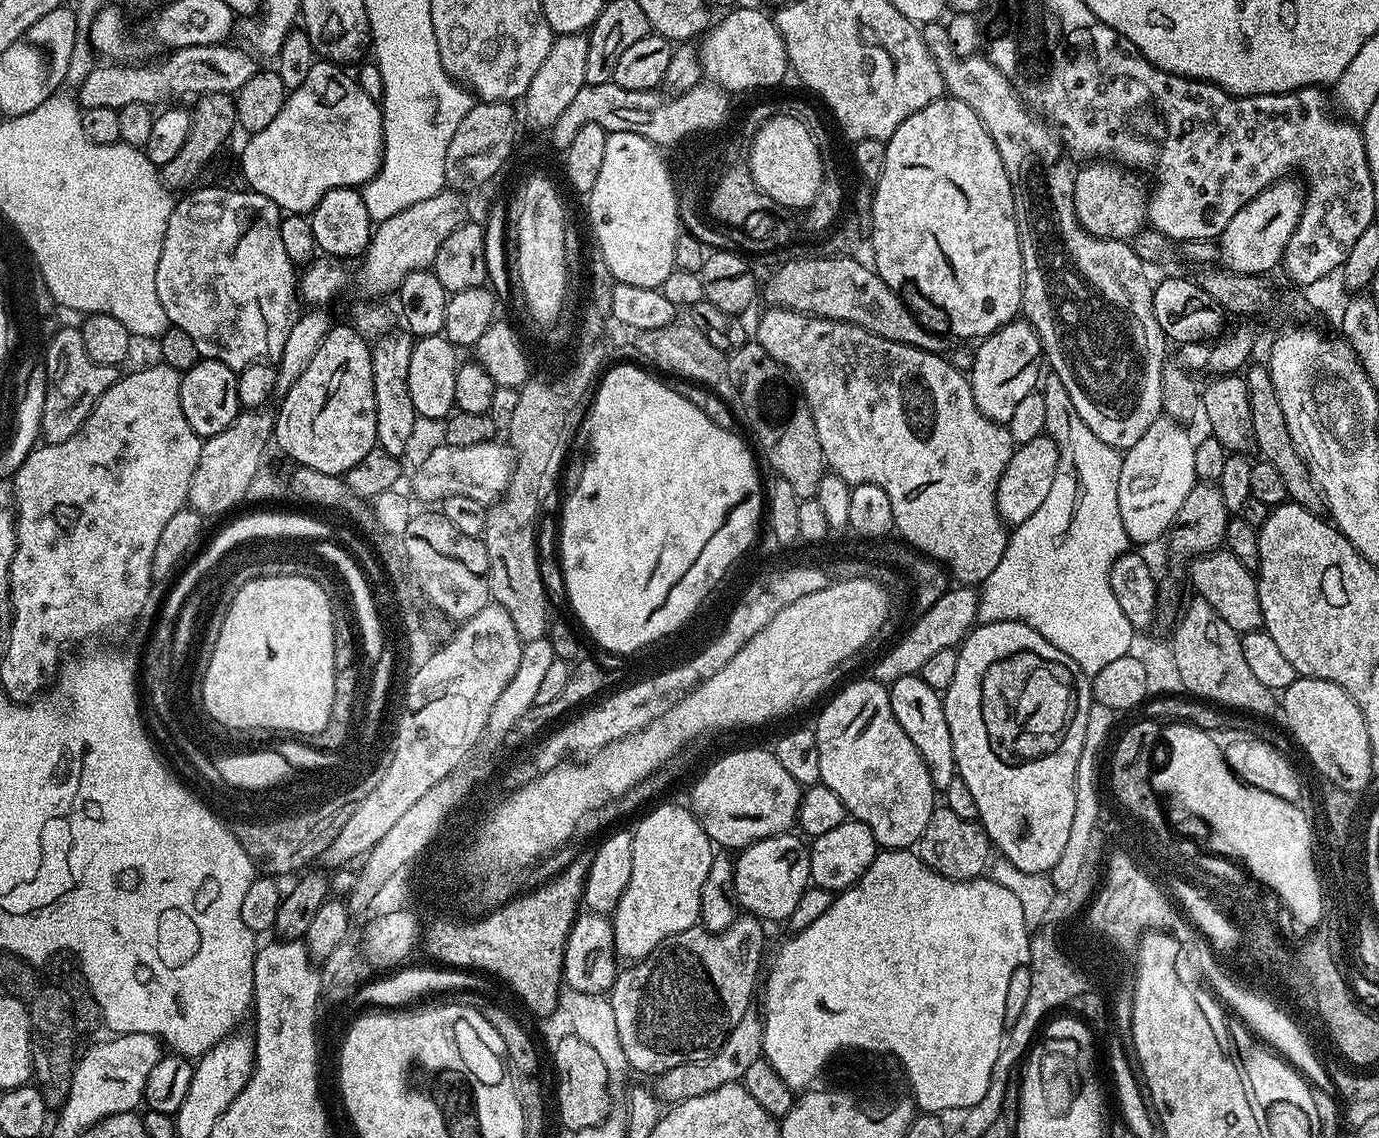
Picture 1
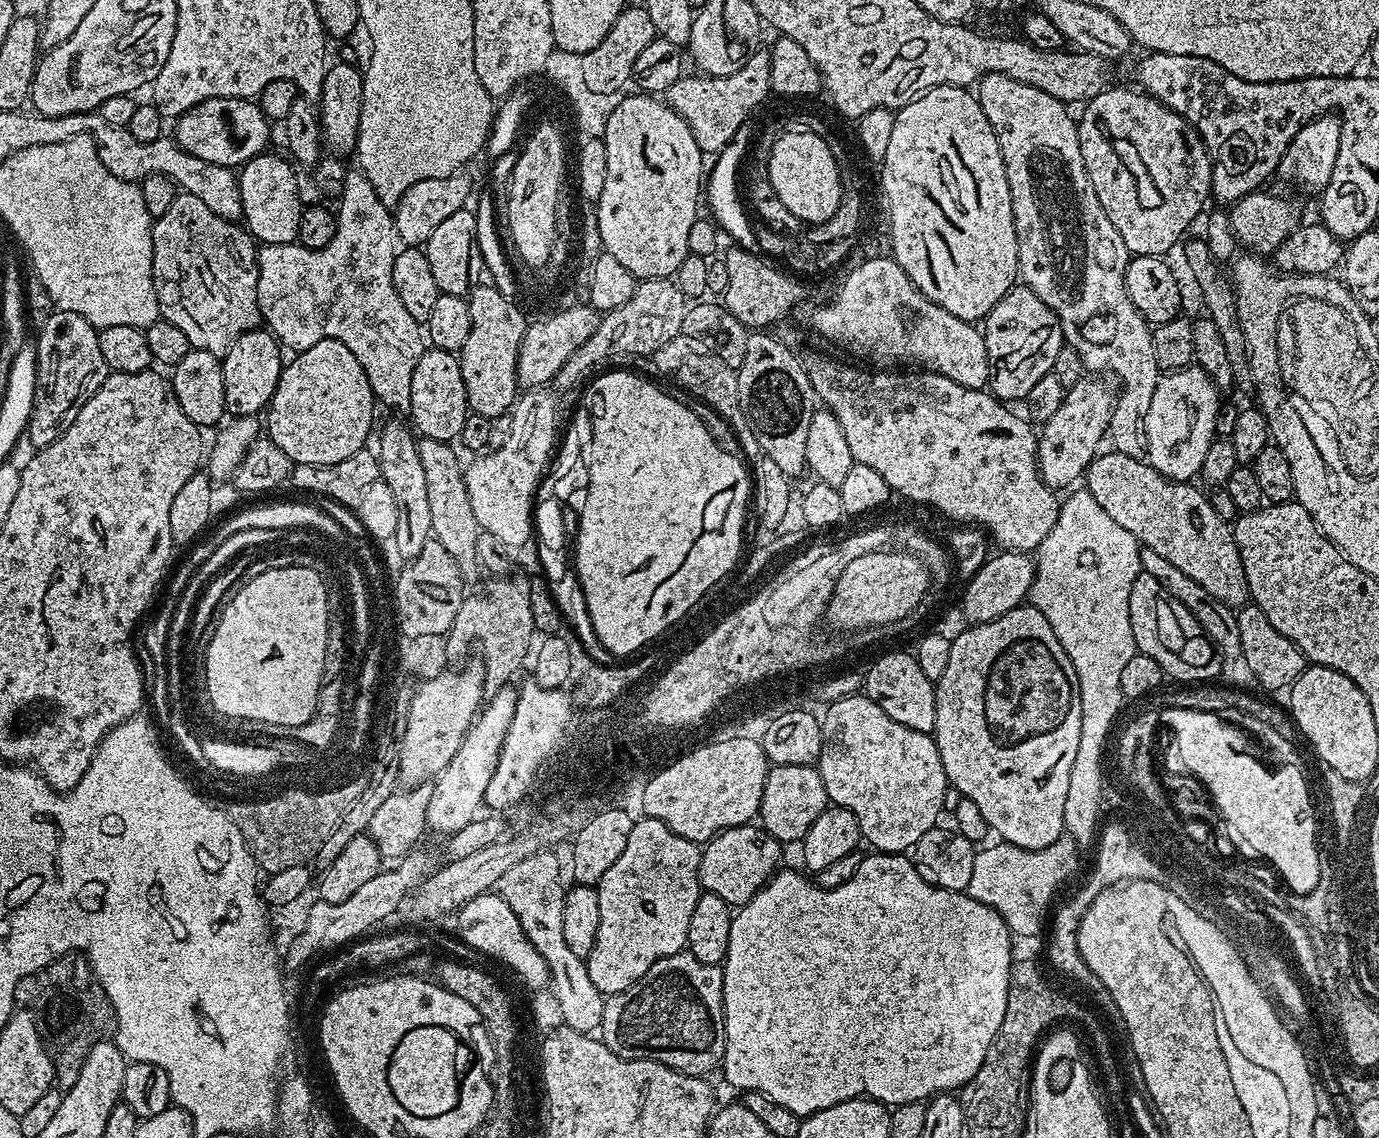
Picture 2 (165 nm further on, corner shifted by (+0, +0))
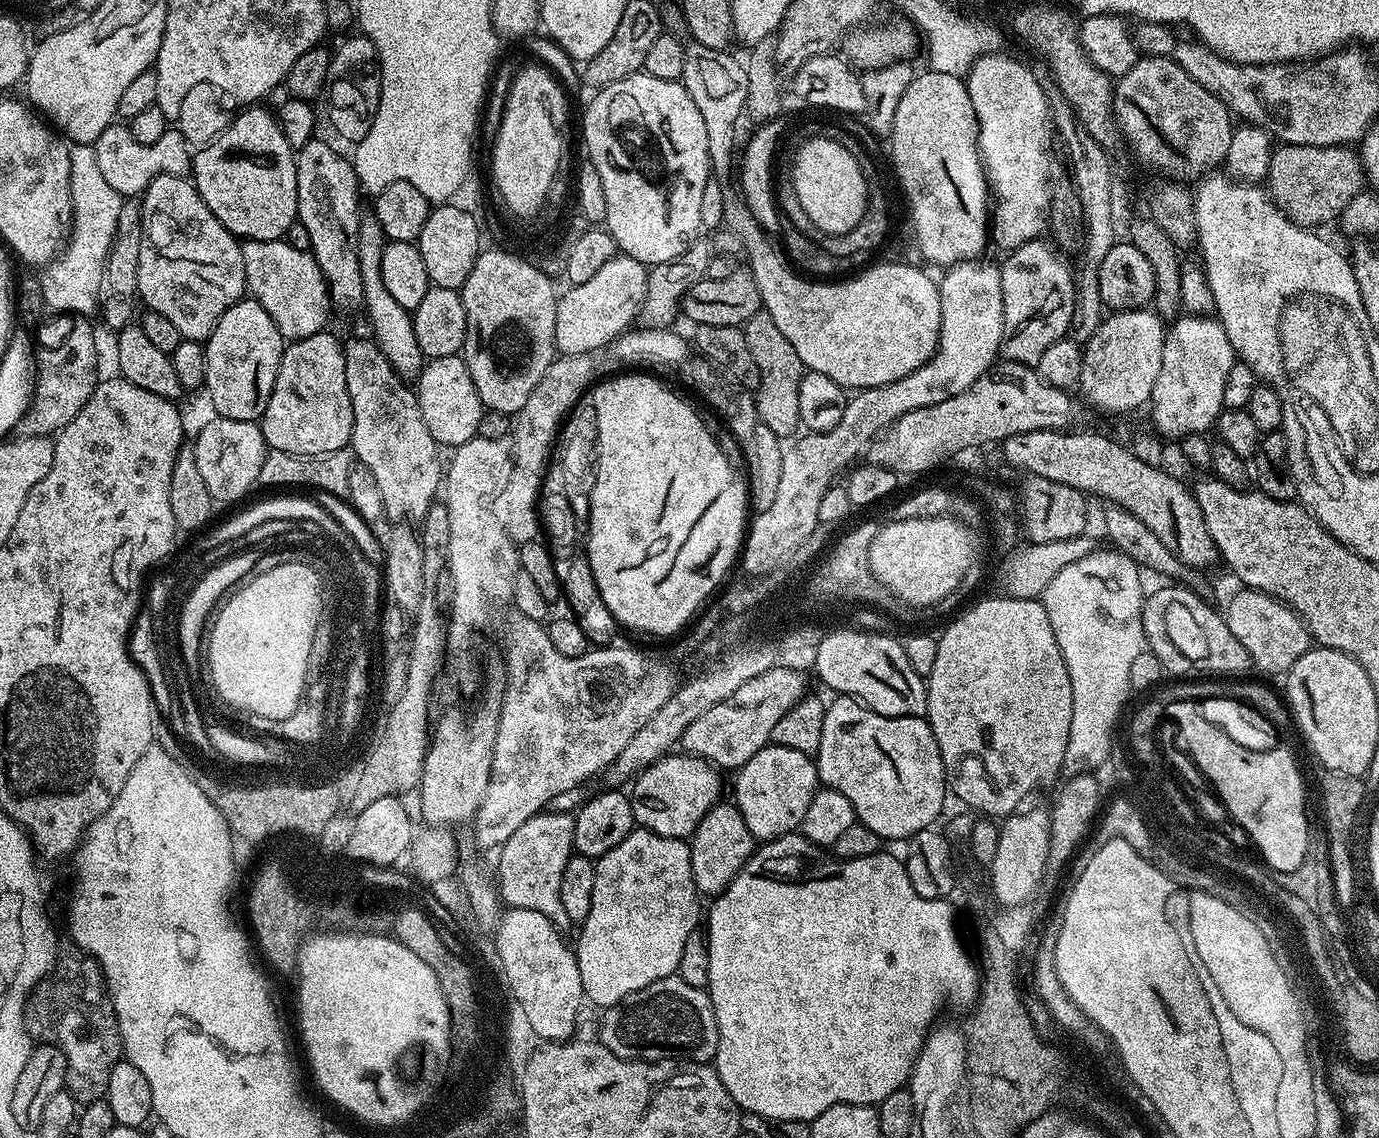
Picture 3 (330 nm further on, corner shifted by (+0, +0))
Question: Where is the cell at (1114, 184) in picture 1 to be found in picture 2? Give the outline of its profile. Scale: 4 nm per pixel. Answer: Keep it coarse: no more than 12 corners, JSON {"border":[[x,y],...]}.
{"border":[[1109,86],[1076,129],[1132,256],[1167,257],[1212,195],[1196,129]]}

